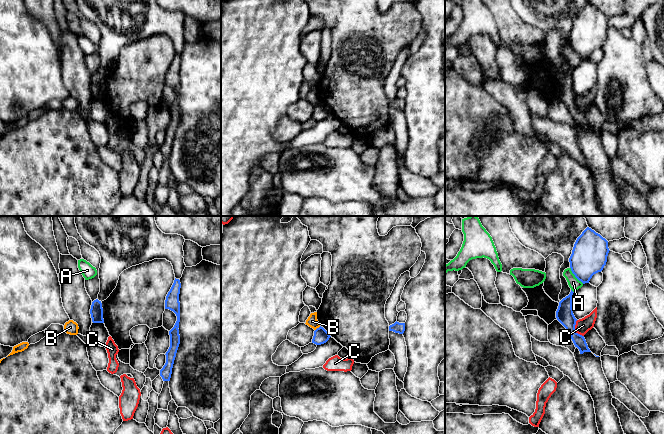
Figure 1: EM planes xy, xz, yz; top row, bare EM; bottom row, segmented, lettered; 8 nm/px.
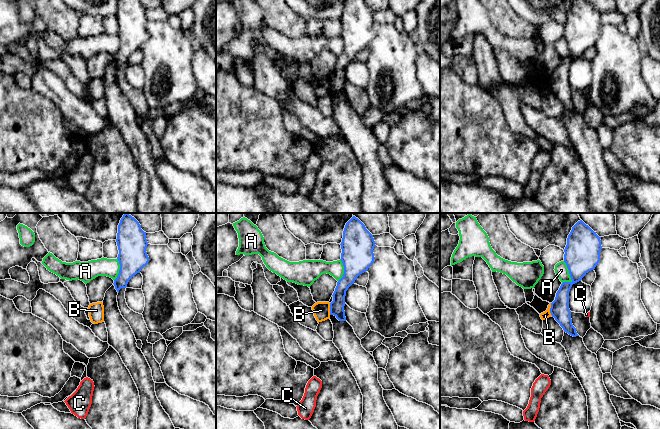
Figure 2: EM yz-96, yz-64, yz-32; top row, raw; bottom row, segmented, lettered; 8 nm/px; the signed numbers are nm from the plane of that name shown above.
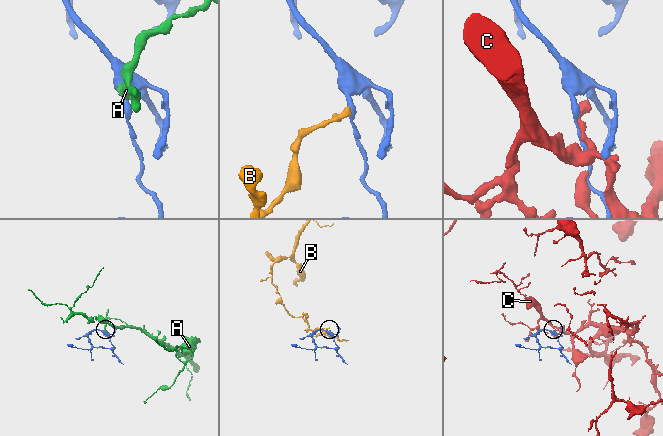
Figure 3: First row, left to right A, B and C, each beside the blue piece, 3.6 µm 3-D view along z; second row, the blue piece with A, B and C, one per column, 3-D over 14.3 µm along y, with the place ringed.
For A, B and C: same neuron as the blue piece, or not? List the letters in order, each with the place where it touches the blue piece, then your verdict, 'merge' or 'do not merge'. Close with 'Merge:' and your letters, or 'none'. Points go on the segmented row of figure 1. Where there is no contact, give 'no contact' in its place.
A: yz (575, 276) | do not merge
B: xz (317, 328) | do not merge
C: yz (574, 329) | do not merge
Merge: none

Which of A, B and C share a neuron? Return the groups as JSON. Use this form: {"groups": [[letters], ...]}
{"groups": [["A"], ["B"], ["C"]]}

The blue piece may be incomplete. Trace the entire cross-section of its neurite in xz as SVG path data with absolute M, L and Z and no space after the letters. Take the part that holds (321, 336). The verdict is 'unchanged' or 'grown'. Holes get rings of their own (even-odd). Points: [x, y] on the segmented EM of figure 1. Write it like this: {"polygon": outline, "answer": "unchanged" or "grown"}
{"polygon": "M320 326L314 331L312 343L316 345L321 345L326 343L330 337L331 336L329 335L329 333L323 327Z", "answer": "unchanged"}

